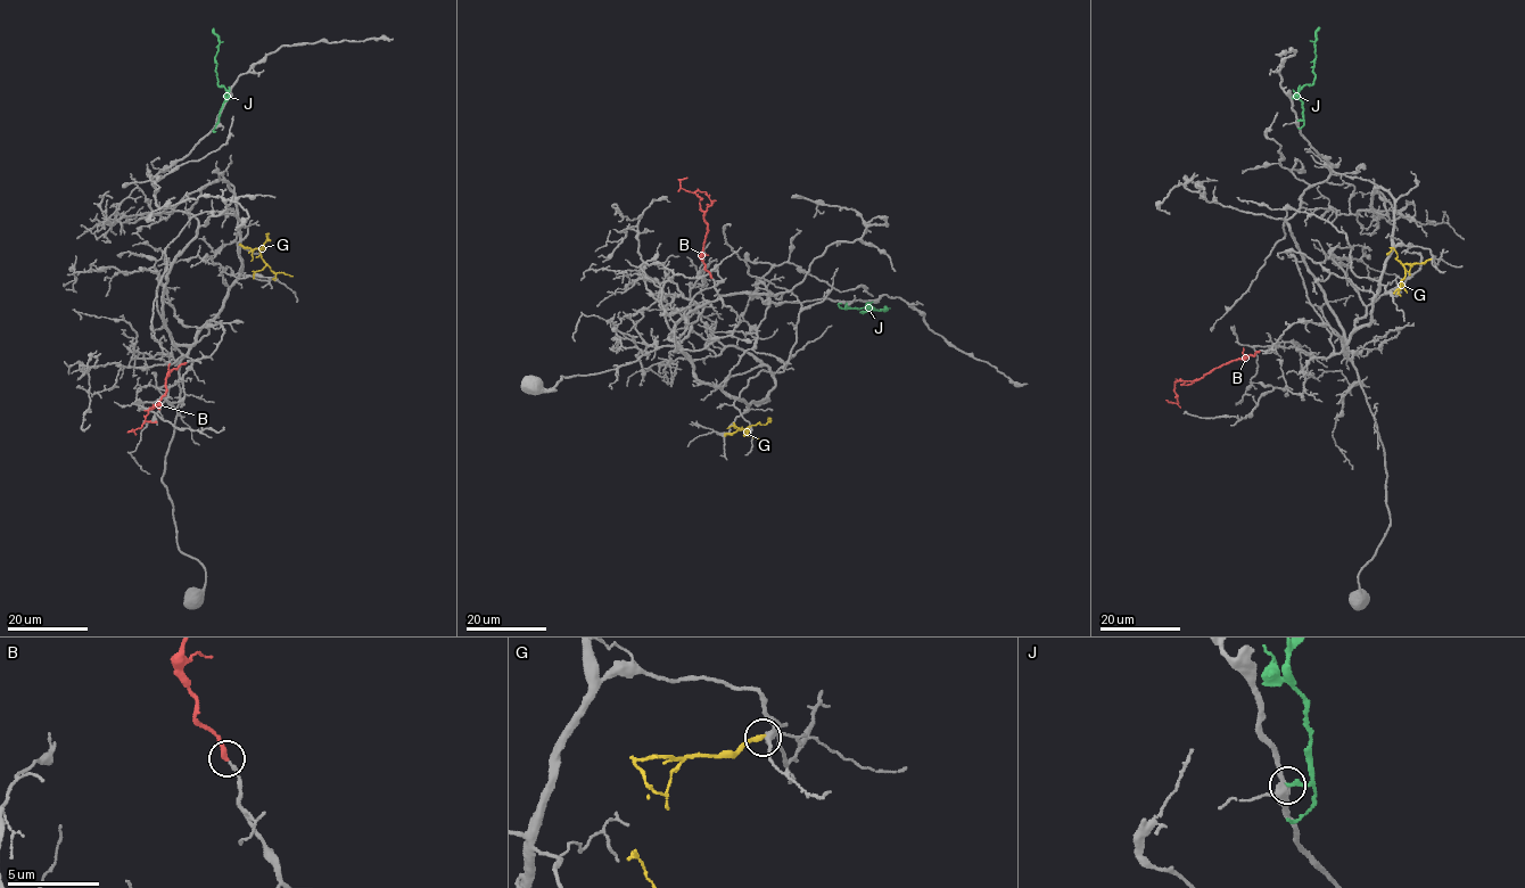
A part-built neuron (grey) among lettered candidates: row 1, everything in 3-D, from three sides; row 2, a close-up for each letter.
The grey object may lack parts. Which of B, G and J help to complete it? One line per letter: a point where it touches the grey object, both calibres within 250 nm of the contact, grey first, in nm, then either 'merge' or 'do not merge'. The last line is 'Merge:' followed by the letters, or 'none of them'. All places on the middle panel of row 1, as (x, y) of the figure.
B: (711, 277) | 180/280 nm | merge
G: (725, 435) | 320/280 nm | do not merge
J: (846, 303) | 400/240 nm | do not merge
Merge: B

